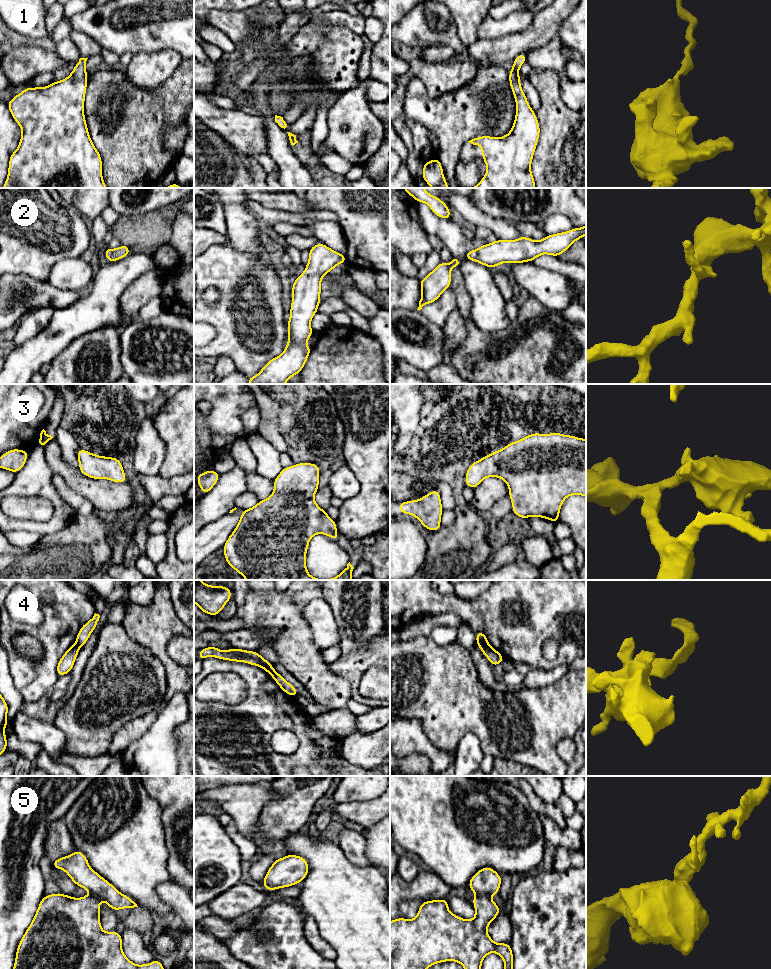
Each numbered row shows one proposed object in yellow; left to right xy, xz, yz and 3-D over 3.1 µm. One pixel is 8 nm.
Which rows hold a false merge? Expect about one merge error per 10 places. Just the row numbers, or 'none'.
4

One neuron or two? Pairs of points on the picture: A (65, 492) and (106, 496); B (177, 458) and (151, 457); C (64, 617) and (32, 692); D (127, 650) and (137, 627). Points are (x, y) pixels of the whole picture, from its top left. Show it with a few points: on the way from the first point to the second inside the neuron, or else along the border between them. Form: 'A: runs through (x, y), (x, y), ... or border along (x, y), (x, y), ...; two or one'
A: border along (61, 476), (72, 489), (85, 497), (94, 509); two
B: border along (158, 434), (165, 446), (165, 458), (157, 474); two
C: runs through (54, 636), (52, 654), (40, 673); one
D: border along (121, 624), (132, 639), (152, 650); two

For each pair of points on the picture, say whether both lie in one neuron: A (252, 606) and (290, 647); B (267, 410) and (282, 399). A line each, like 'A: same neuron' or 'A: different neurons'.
A: same neuron
B: different neurons

